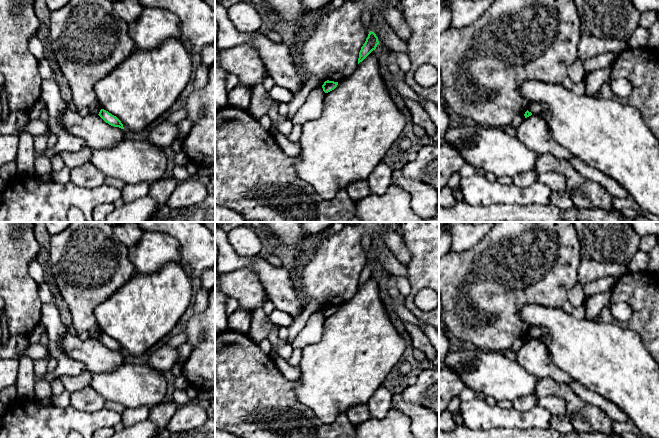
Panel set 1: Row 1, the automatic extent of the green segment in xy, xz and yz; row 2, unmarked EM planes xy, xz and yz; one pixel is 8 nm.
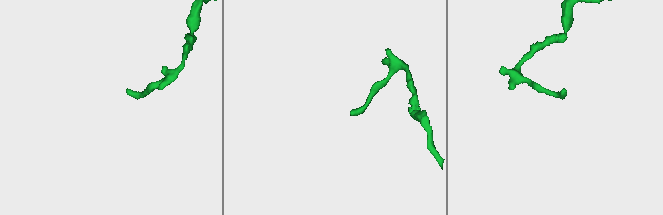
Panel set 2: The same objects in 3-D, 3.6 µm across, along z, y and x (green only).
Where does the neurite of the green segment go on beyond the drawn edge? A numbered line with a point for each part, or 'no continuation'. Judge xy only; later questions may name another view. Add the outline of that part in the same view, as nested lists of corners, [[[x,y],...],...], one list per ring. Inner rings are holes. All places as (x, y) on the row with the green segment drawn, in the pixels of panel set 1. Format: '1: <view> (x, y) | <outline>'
no continuation

